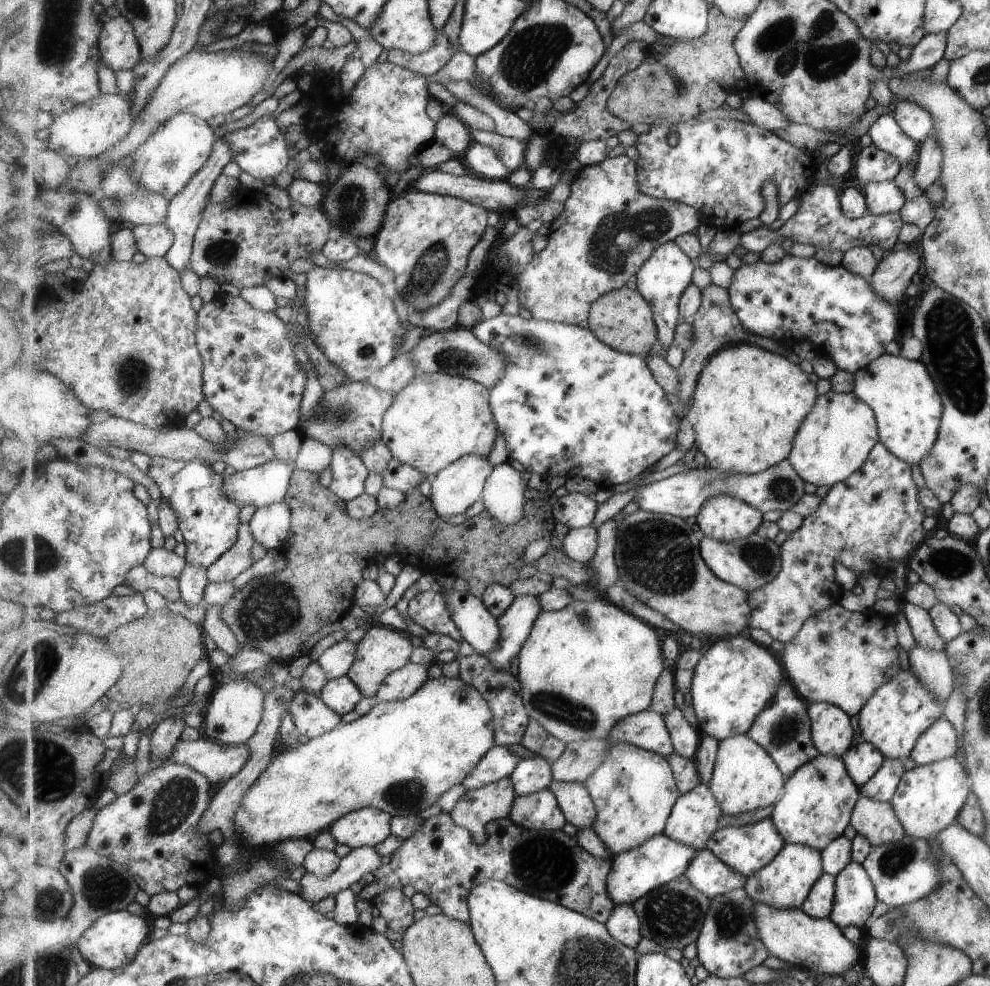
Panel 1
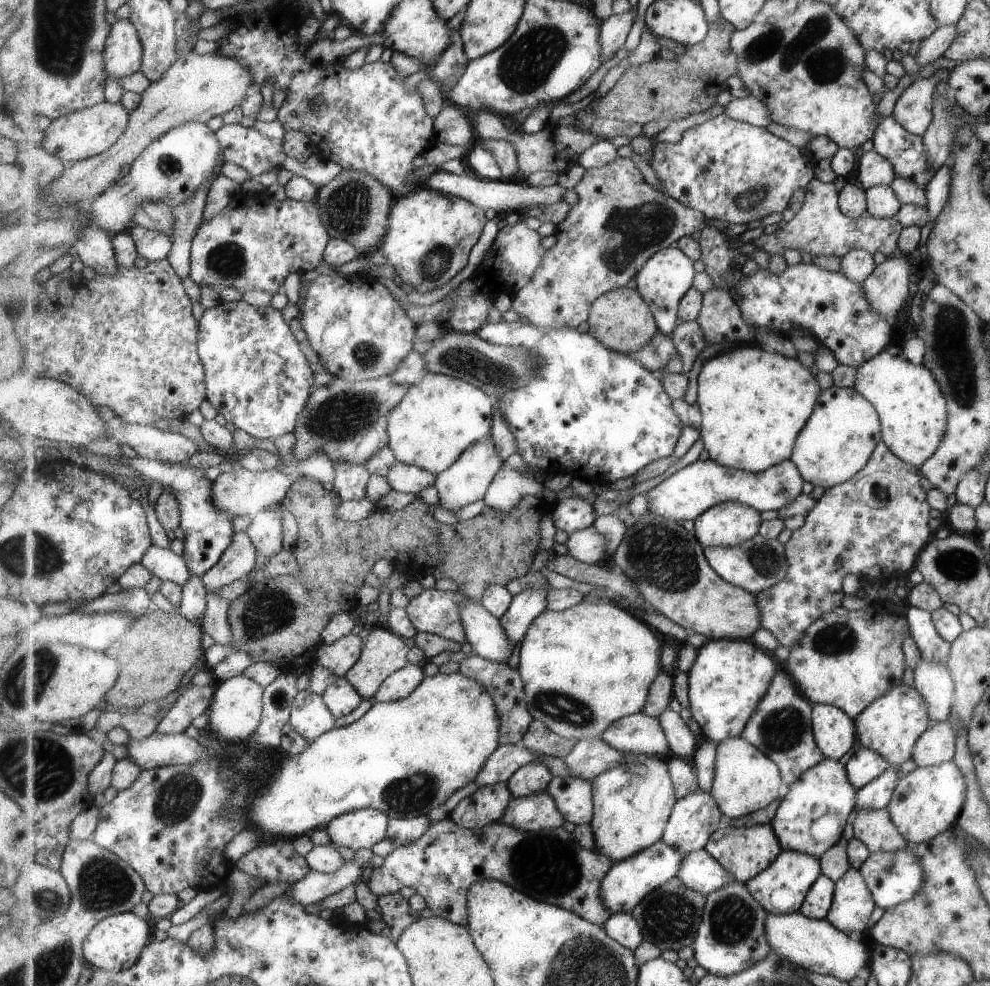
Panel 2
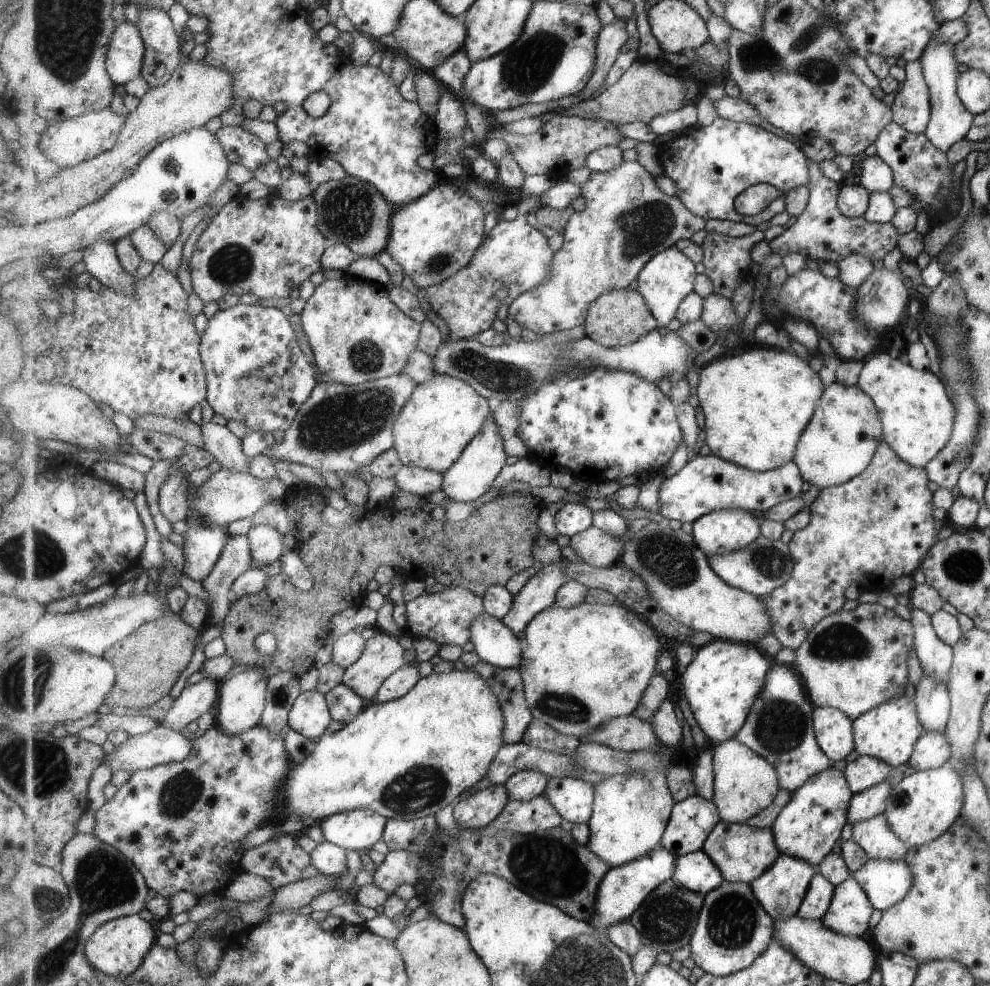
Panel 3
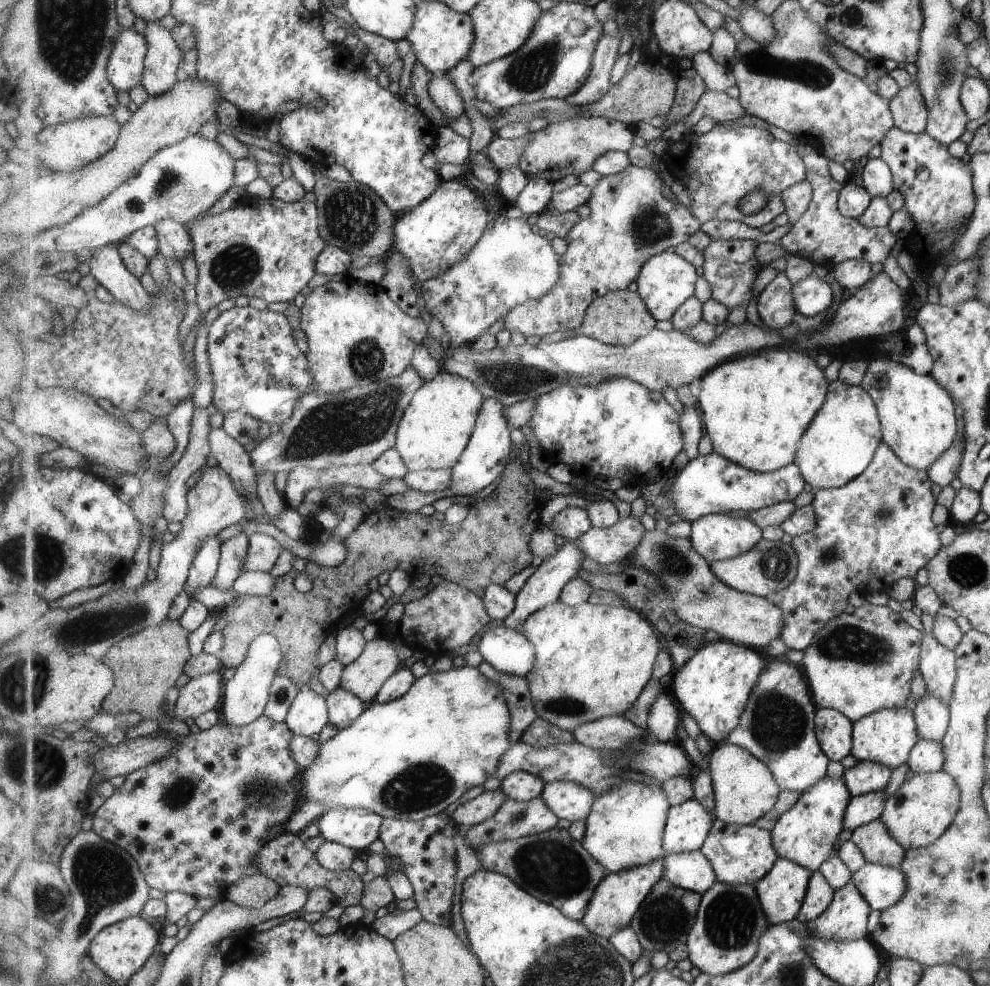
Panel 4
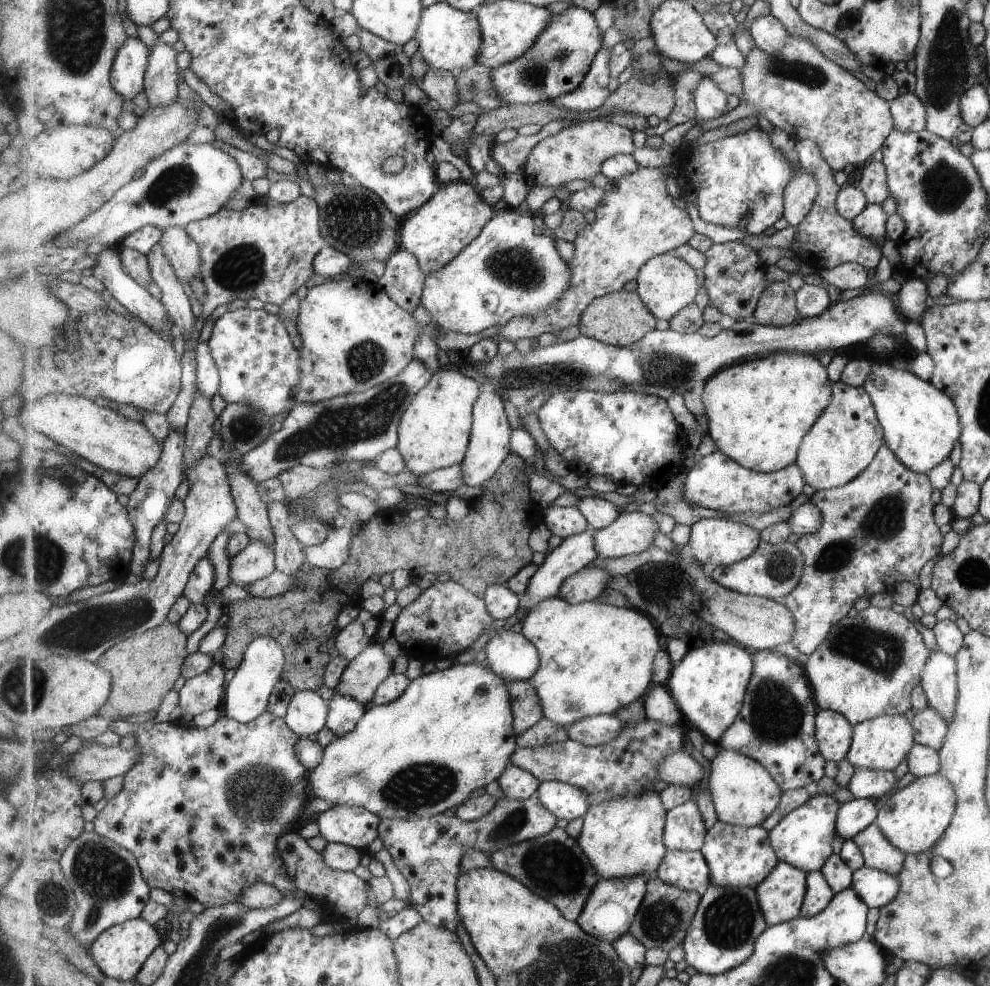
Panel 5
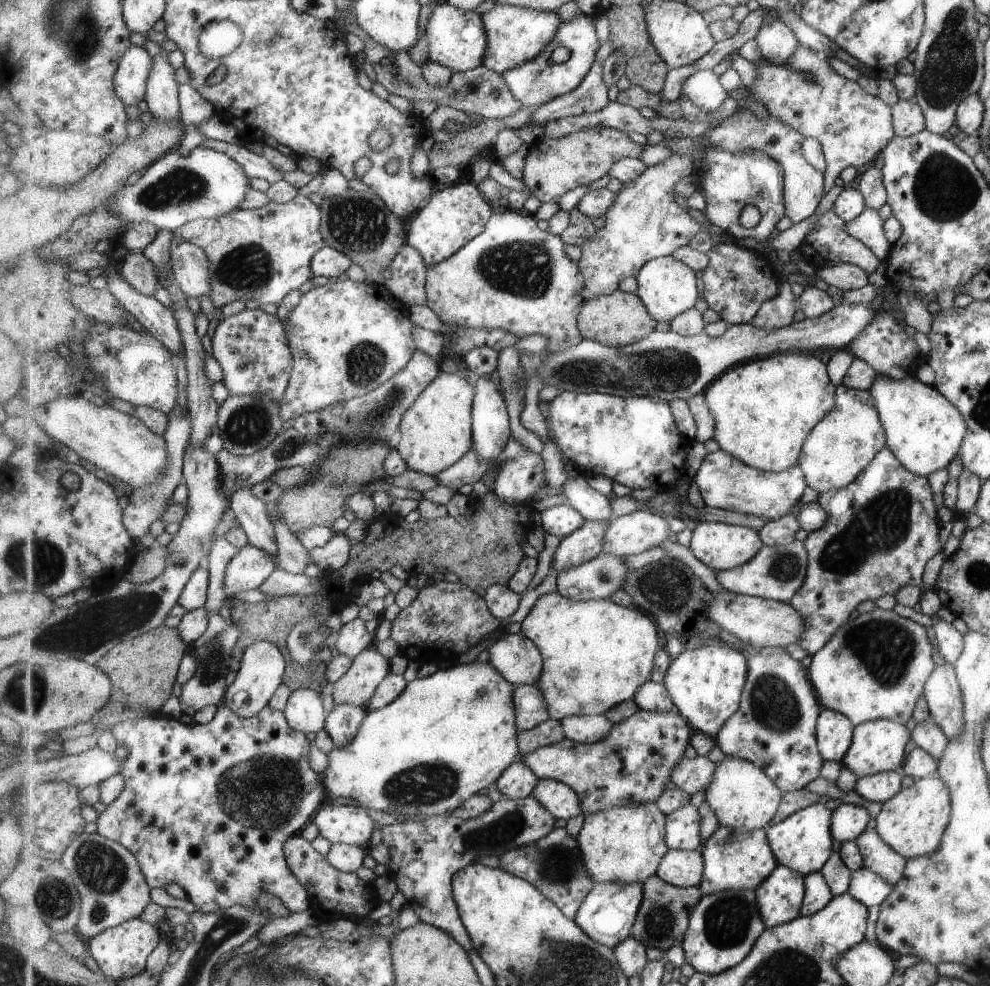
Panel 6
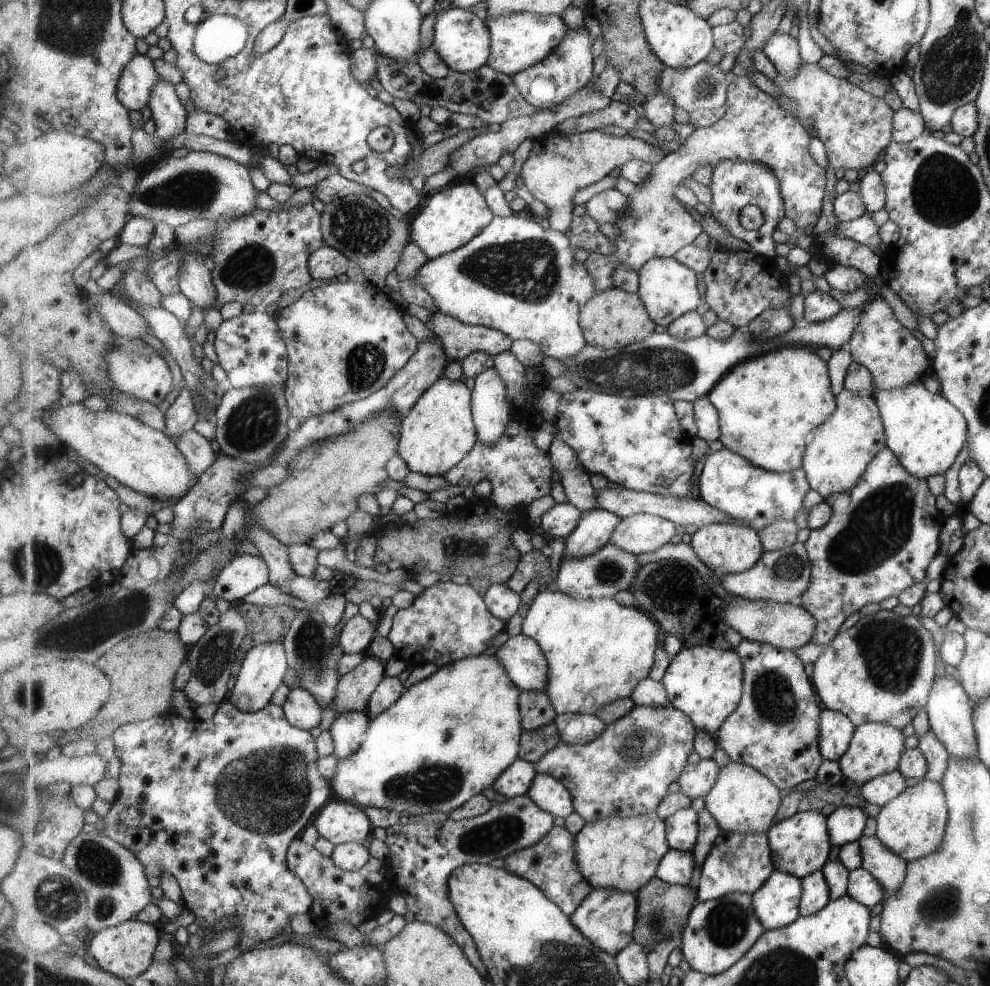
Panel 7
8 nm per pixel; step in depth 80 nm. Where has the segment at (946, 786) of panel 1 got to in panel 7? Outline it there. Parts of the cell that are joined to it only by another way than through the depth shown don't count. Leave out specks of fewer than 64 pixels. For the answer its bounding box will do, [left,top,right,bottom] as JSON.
[874,778,948,862]

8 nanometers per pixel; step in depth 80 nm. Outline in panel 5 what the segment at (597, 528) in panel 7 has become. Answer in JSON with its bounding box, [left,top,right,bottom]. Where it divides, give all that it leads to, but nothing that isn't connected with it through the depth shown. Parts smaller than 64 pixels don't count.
[505,528,600,628]

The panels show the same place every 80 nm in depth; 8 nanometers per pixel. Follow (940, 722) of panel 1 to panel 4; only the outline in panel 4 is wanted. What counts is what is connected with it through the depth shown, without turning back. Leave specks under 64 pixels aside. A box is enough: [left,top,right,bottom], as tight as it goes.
[907,738,944,774]

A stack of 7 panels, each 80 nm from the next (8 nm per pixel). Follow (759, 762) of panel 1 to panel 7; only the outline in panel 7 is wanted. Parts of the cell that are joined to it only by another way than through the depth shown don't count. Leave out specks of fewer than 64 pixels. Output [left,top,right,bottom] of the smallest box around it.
[705,761,783,833]

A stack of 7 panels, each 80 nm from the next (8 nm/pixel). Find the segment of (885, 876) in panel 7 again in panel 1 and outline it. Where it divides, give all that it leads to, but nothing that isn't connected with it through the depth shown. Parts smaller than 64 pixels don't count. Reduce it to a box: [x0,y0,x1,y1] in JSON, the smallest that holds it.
[851,795,905,847]

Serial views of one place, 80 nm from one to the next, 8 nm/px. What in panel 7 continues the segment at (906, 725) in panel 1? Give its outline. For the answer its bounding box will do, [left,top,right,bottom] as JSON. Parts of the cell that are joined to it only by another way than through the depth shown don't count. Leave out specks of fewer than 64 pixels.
[837,723,904,786]

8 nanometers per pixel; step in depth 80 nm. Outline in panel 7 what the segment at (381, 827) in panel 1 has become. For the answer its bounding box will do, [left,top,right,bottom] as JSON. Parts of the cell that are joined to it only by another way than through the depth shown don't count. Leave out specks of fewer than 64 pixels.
[313,797,374,845]

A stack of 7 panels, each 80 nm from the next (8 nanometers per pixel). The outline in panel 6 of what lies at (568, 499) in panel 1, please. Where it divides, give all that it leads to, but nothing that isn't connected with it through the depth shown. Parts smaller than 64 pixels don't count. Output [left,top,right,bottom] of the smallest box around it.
[540,502,586,540]

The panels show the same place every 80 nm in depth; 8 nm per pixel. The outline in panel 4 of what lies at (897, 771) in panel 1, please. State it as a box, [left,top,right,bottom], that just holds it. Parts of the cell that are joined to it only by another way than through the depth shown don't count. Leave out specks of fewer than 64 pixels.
[841,791,884,832]

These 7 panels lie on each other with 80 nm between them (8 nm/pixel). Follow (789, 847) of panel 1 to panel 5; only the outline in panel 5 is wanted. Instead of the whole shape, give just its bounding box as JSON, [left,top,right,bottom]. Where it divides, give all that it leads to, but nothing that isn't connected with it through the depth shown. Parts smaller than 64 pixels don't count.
[756,861,808,926]

